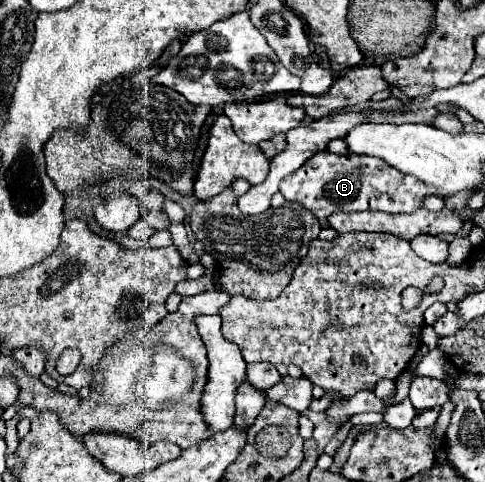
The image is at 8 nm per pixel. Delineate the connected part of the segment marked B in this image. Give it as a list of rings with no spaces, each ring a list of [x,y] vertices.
[[[330,151],[316,153],[298,171],[294,171],[286,179],[282,179],[280,193],[286,197],[286,201],[304,205],[320,221],[322,229],[328,227],[328,223],[326,223],[328,215],[332,215],[336,211],[354,213],[354,211],[366,211],[366,209],[380,209],[380,211],[386,211],[386,213],[412,213],[412,211],[422,207],[424,197],[428,197],[428,195],[442,197],[442,193],[438,193],[434,187],[422,183],[414,175],[406,175],[406,173],[390,167],[382,159],[370,157],[370,155],[356,155],[356,153],[350,153],[350,151],[346,155],[336,155],[336,153],[330,153]]]

